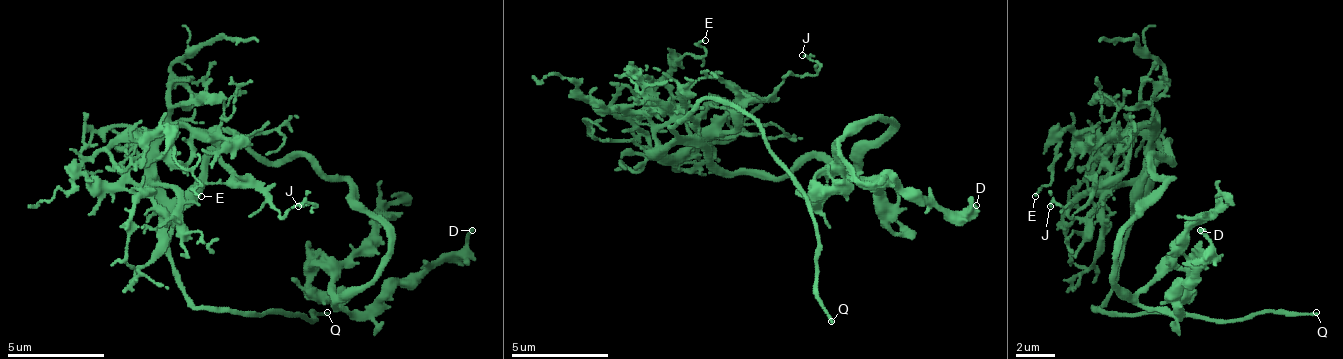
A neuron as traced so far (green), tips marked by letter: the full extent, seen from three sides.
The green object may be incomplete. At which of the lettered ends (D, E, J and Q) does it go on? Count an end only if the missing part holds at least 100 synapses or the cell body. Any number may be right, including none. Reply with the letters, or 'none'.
Q

